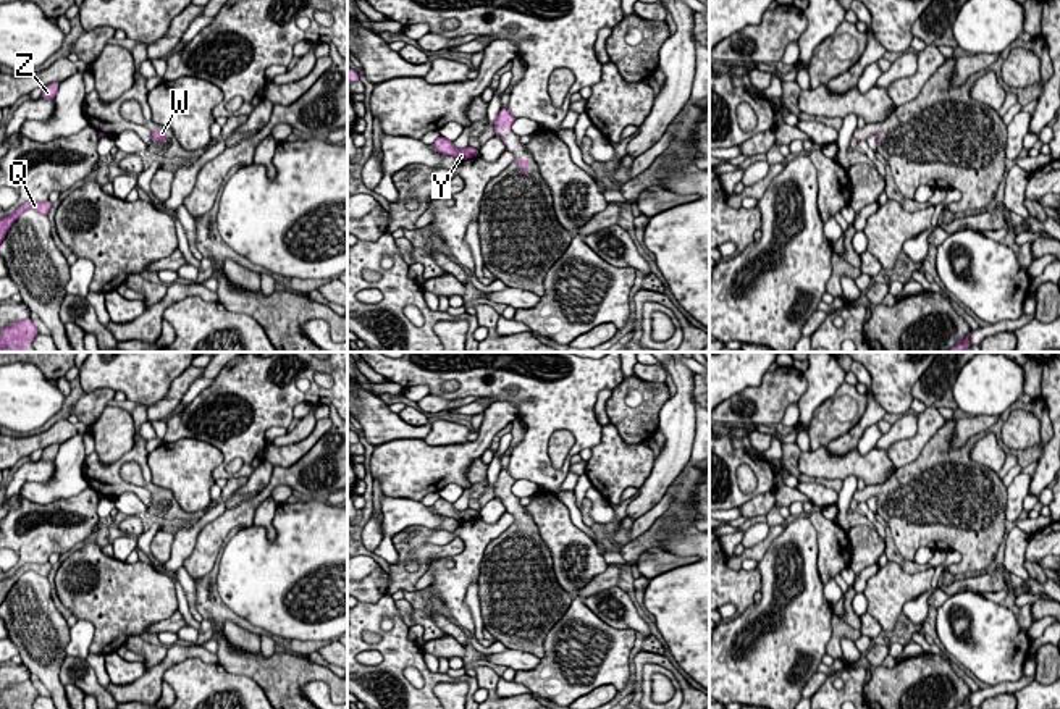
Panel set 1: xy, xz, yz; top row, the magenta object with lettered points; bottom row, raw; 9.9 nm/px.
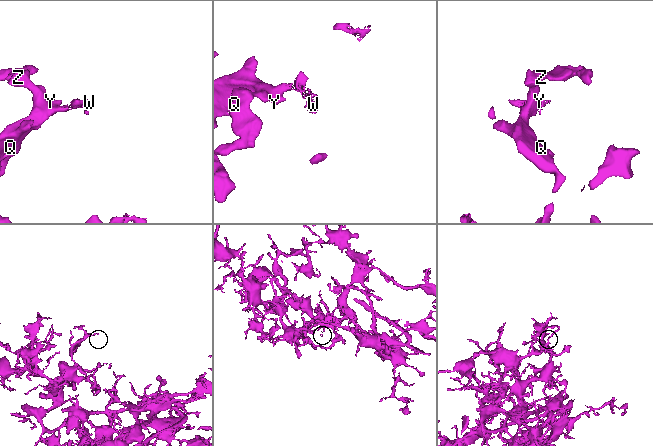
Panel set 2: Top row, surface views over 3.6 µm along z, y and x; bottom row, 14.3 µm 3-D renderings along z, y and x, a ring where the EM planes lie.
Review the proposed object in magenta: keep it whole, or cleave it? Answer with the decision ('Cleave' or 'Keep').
Keep

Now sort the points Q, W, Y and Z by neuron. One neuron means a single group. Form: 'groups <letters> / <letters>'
groups Q W Y Z

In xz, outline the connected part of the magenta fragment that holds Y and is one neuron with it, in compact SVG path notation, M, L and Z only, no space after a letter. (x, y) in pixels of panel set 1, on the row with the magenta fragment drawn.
M441 136L433 142L433 147L436 149L438 153L452 155L457 160L467 160L470 157L480 155L480 150L473 147L465 147L459 150L454 147L452 141L448 141L446 137Z

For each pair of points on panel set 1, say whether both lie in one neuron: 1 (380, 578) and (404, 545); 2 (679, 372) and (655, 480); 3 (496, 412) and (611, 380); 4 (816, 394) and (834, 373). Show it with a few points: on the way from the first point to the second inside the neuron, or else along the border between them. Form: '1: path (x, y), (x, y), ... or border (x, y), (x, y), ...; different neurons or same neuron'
1: border (386, 574), (388, 593); different neurons
2: path (682, 399), (676, 453); same neuron
3: border (496, 399), (511, 402), (519, 415); different neurons
4: path (820, 390), (829, 378); same neuron

